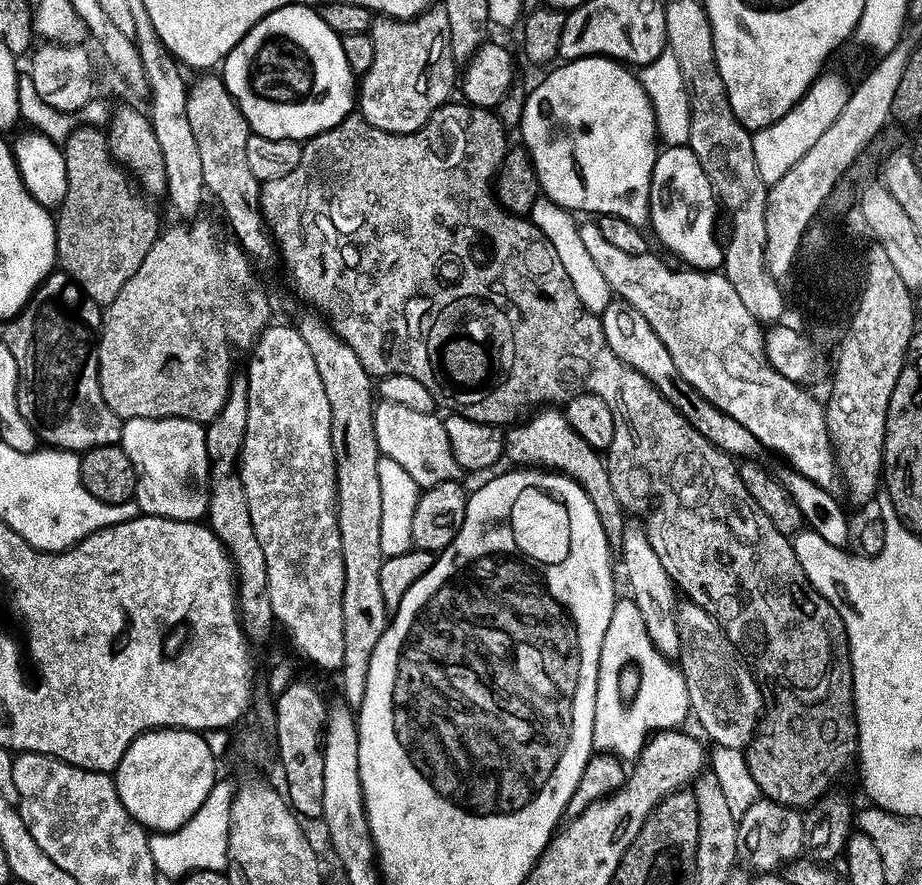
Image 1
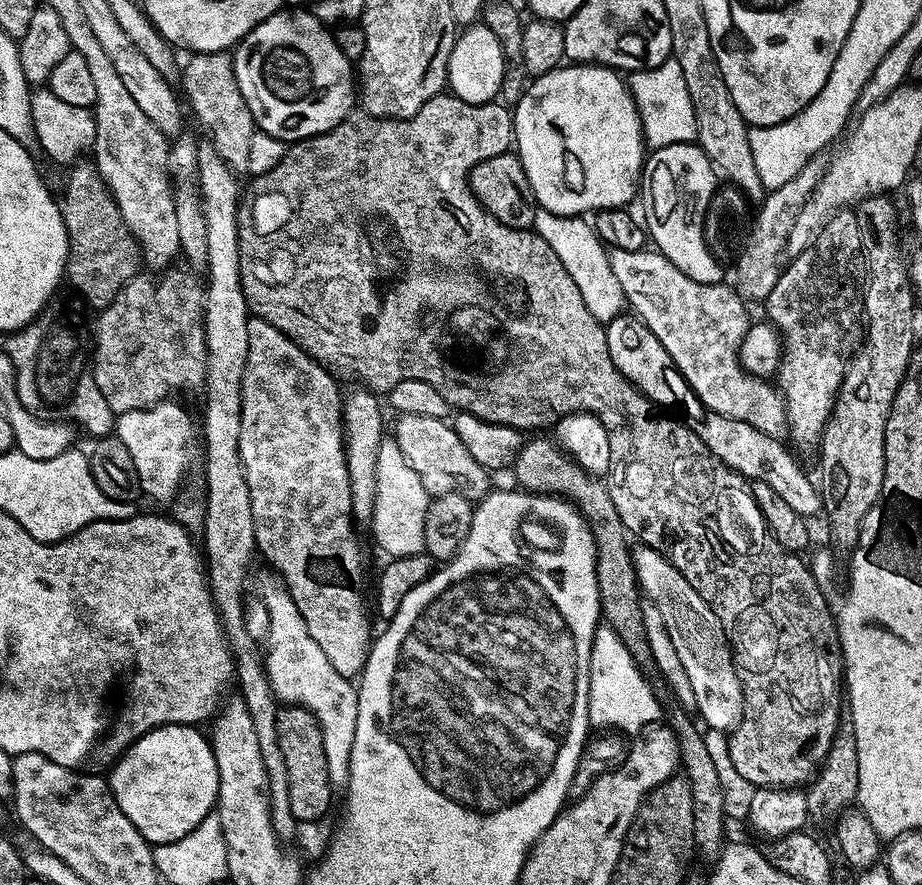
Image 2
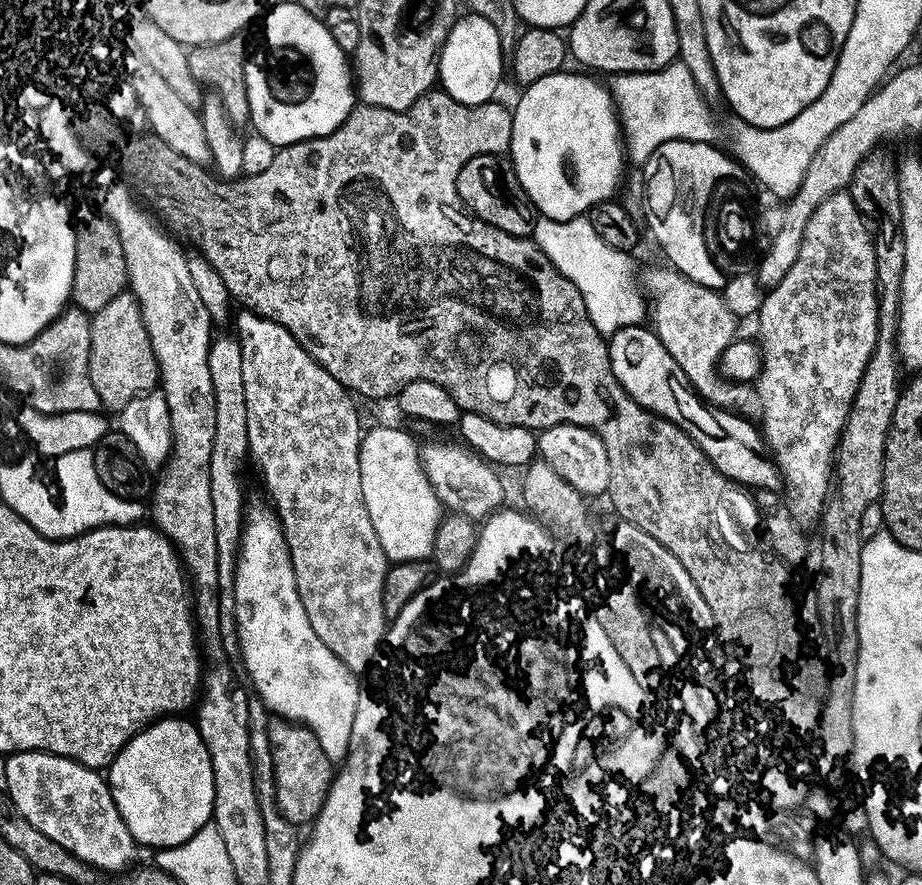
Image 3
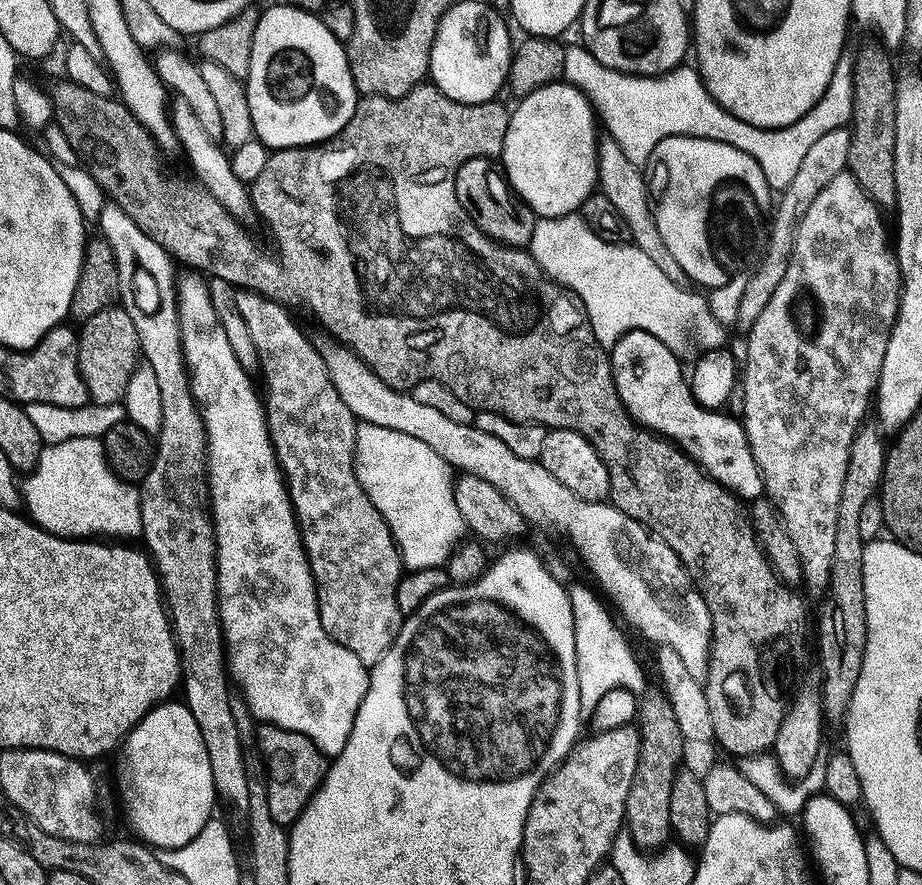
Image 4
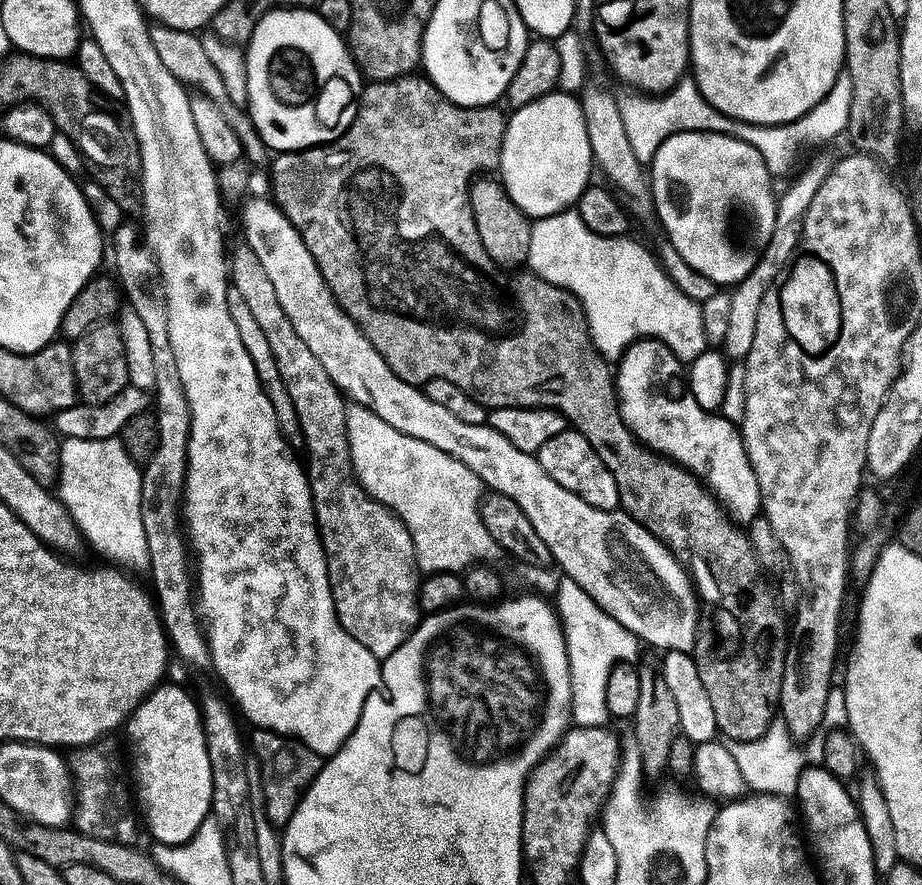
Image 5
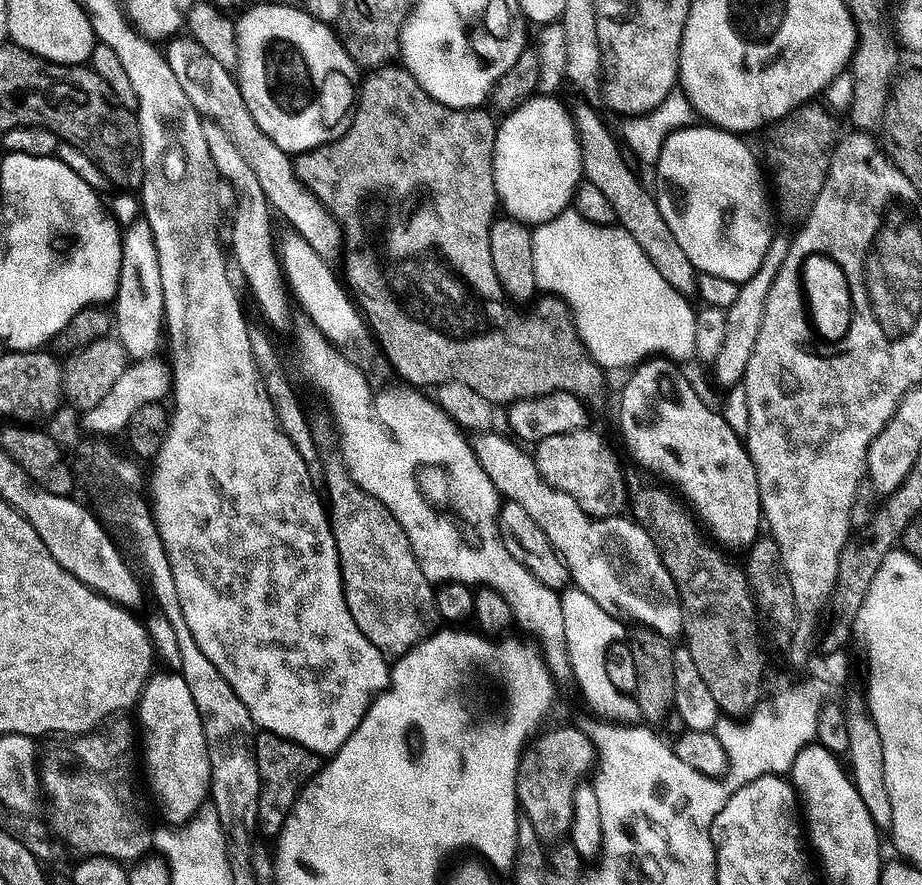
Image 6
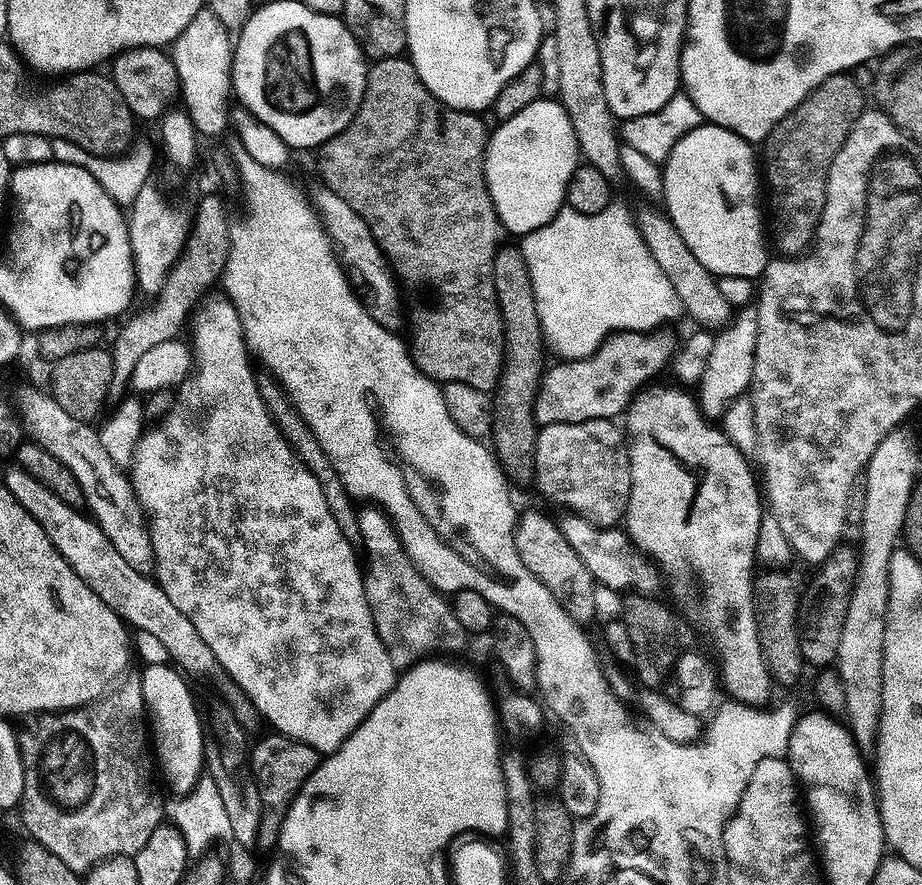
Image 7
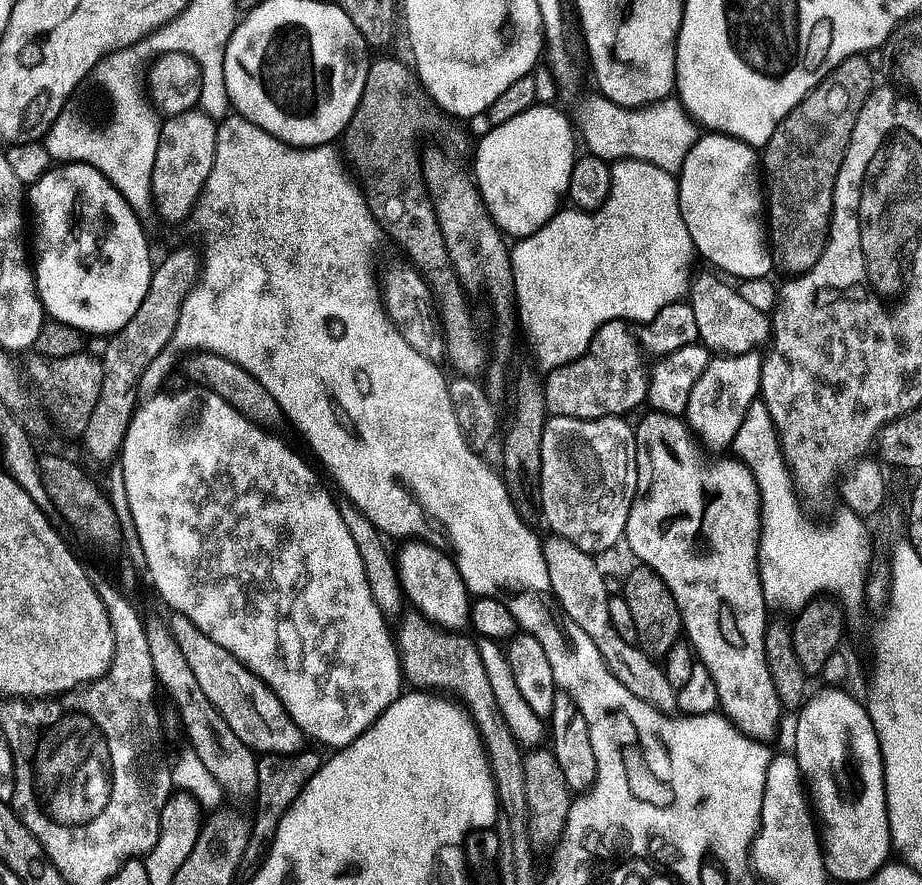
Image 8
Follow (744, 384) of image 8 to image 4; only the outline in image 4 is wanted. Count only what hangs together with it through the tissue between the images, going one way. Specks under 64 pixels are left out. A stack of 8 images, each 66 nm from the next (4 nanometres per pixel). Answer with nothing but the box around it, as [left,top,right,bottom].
[737,128,852,334]

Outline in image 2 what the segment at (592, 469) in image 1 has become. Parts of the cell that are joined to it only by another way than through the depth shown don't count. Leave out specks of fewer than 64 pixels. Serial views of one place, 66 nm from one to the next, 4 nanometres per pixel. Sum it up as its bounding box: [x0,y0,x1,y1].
[514,439,649,658]

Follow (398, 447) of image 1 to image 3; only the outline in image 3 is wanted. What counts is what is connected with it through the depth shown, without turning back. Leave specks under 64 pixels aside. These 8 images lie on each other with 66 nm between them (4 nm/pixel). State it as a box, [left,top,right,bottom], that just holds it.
[422,444,505,522]

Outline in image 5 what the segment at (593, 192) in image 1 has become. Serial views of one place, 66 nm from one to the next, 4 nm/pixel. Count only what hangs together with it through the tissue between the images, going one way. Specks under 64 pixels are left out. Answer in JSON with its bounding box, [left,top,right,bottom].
[498,90,594,221]

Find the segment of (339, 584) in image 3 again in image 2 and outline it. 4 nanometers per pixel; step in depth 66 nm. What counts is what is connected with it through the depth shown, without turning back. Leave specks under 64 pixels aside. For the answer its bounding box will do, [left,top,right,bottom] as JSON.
[241,318,374,681]

